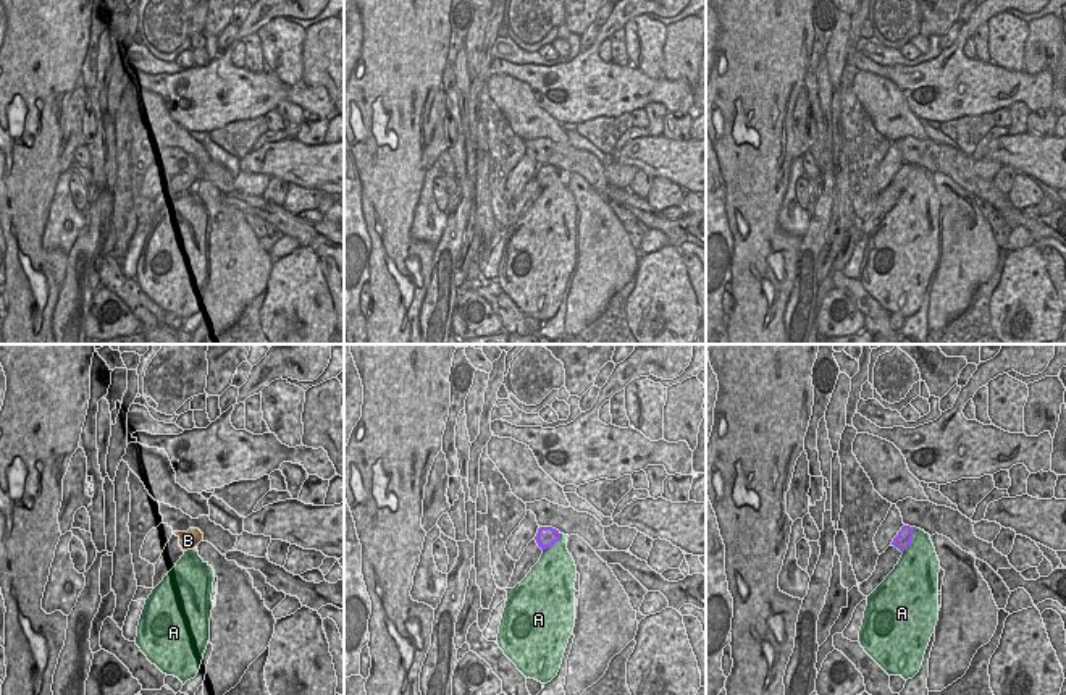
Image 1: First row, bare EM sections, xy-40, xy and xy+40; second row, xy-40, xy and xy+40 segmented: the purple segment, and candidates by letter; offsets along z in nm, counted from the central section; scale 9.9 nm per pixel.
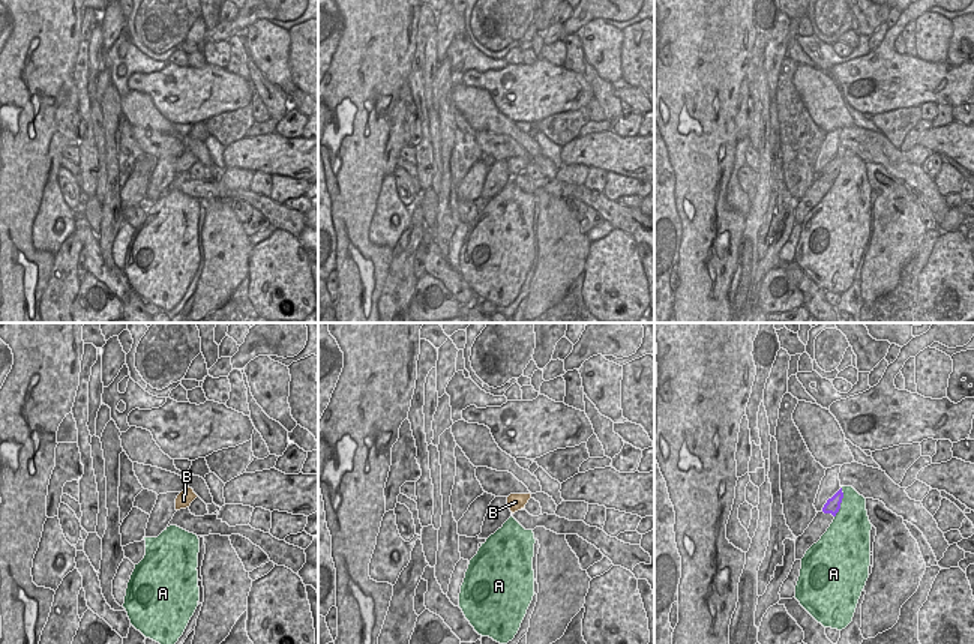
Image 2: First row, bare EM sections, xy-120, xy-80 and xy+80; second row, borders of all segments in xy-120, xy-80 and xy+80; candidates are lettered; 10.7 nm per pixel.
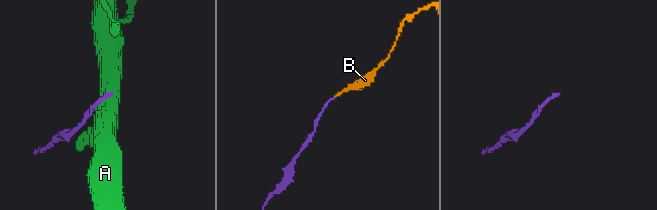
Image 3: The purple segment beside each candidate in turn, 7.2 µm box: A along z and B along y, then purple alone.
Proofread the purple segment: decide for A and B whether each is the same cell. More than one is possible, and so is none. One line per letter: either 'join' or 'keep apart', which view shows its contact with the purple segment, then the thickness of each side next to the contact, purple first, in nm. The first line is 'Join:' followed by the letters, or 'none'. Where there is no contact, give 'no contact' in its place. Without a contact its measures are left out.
Join: B
A: keep apart; contact in xy+40; calibres 160 and 380 nm
B: join; no contact

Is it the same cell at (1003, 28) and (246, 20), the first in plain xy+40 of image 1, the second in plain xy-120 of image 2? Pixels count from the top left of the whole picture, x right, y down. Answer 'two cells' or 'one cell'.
two cells

